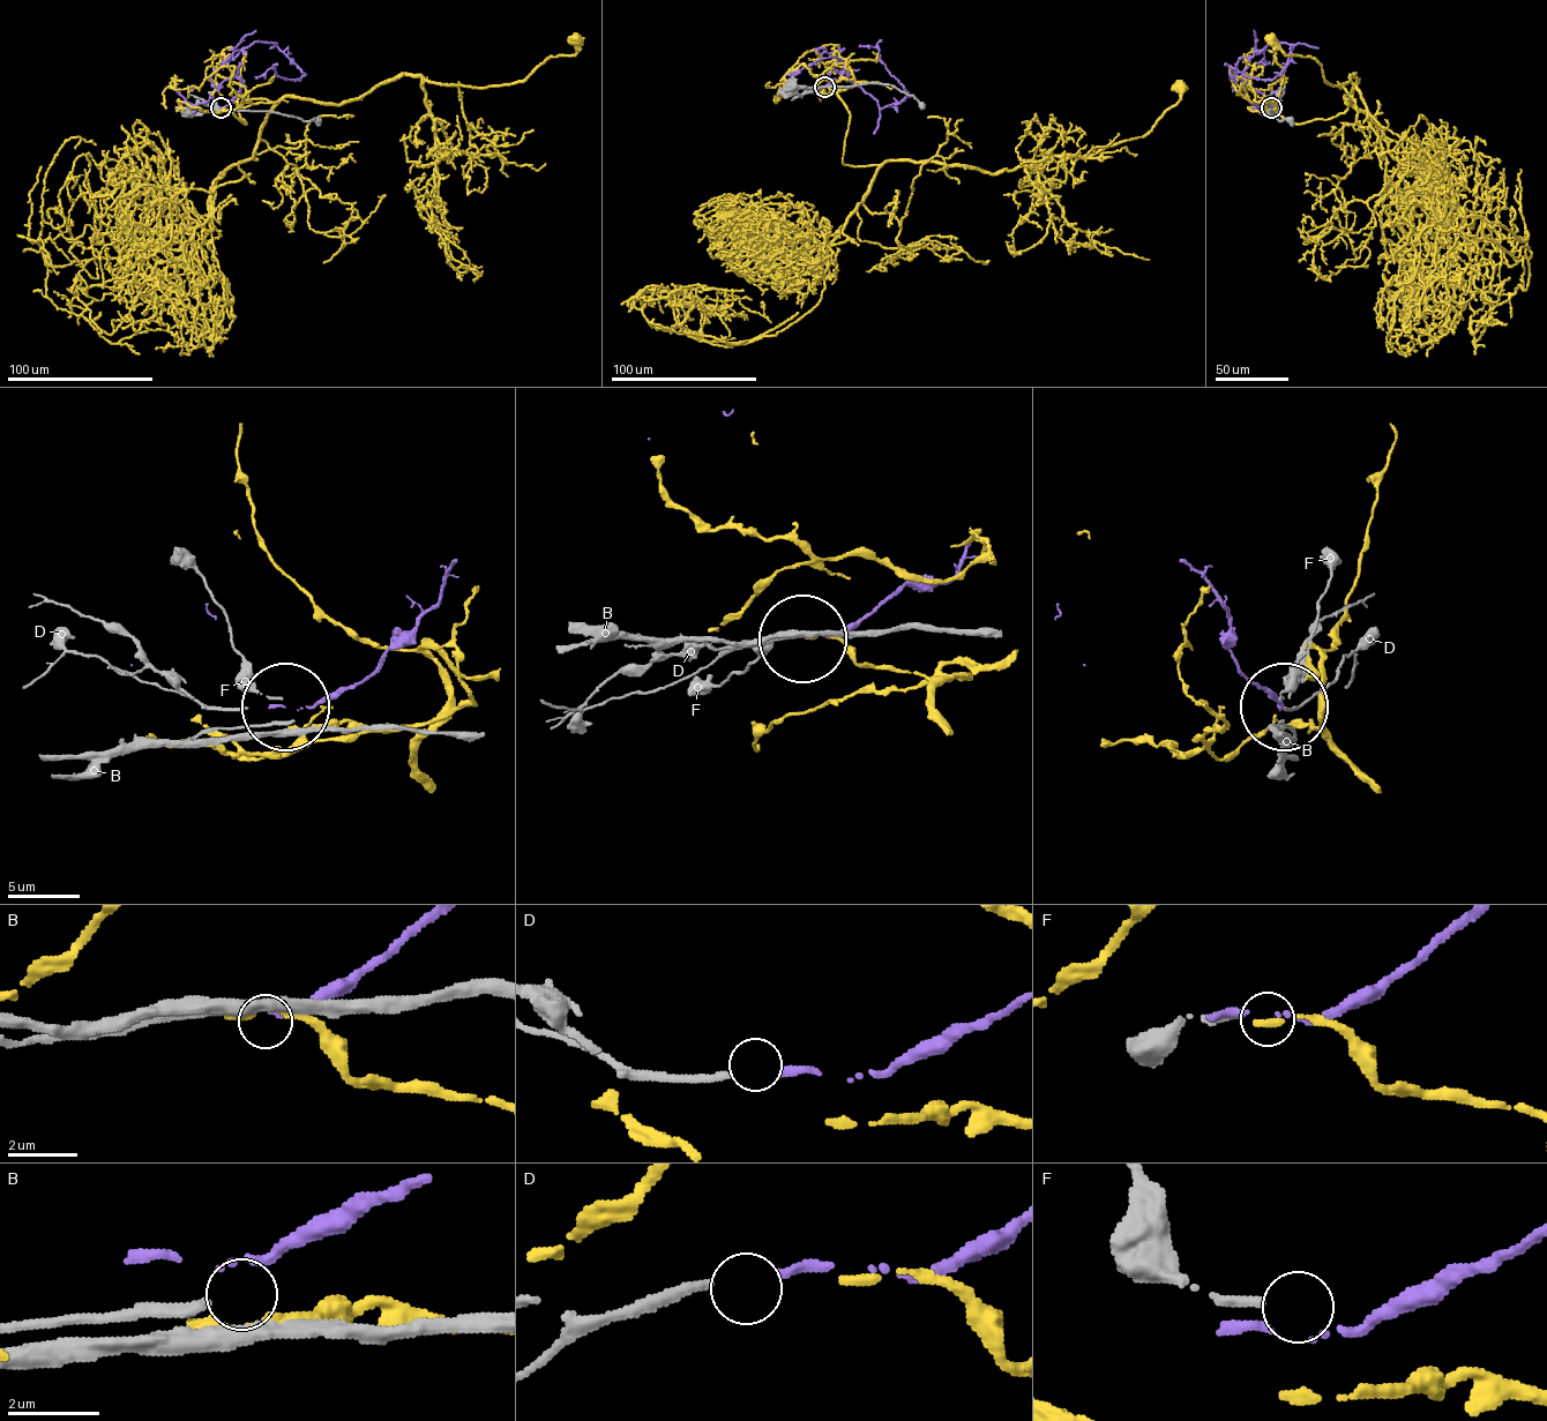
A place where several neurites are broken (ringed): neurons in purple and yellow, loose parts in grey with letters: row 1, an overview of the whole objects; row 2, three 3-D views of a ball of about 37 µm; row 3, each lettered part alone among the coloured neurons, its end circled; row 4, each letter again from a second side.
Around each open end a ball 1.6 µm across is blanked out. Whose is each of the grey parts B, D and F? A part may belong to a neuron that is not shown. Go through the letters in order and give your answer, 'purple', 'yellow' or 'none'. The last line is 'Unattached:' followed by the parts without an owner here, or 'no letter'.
B: none
D: purple
F: none
Unattached: B, F

